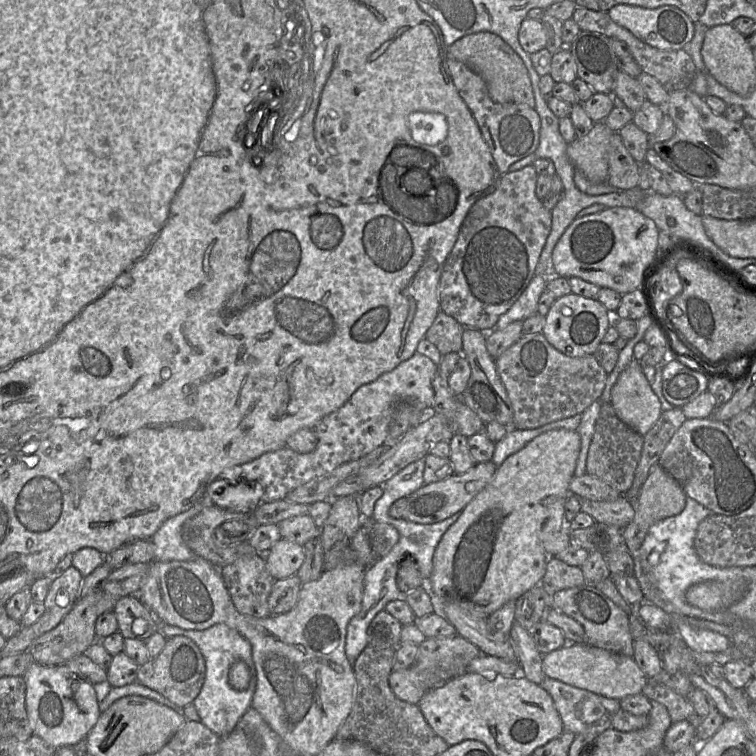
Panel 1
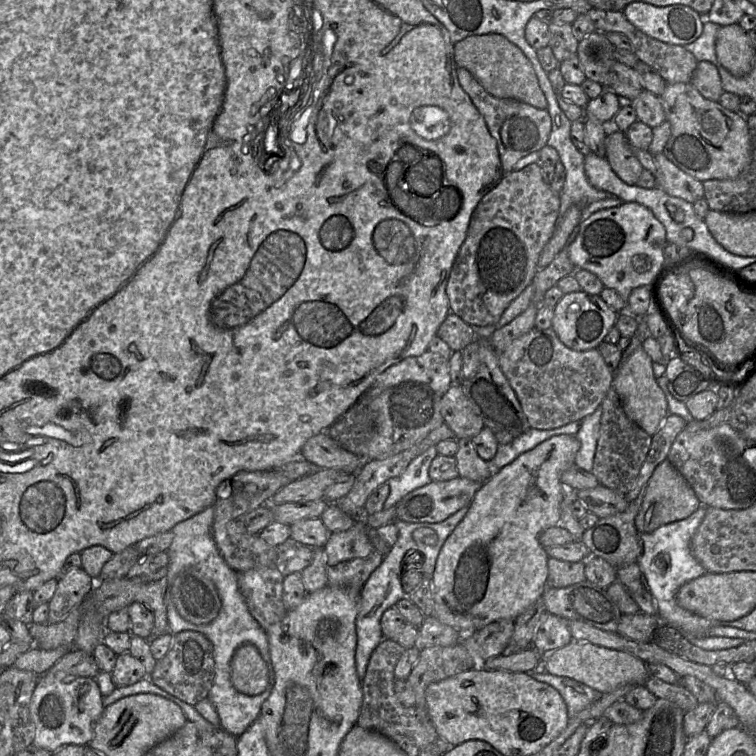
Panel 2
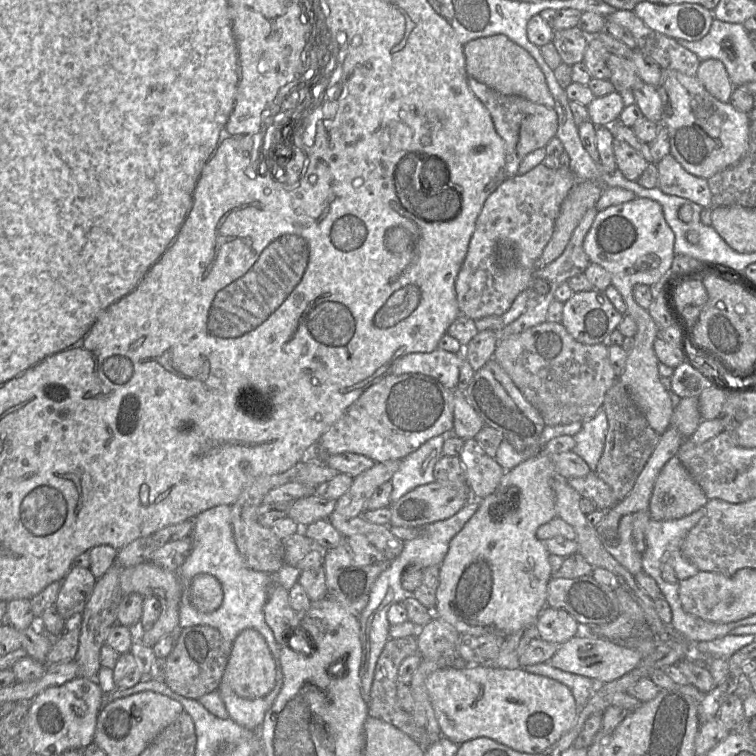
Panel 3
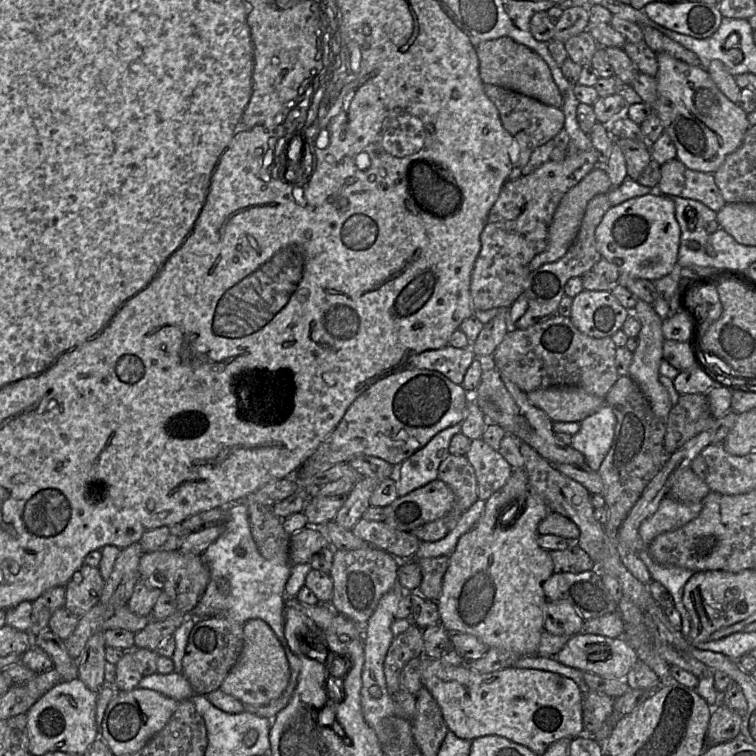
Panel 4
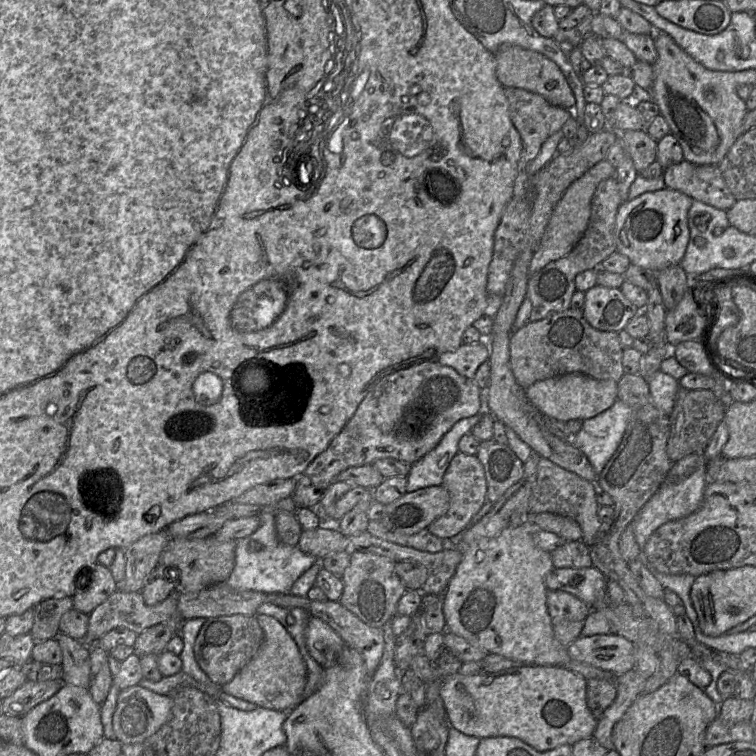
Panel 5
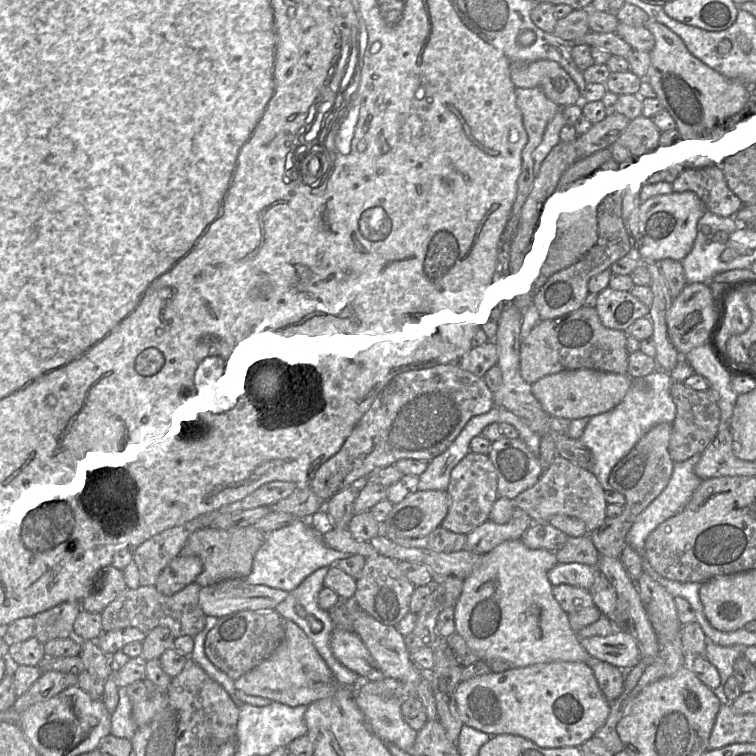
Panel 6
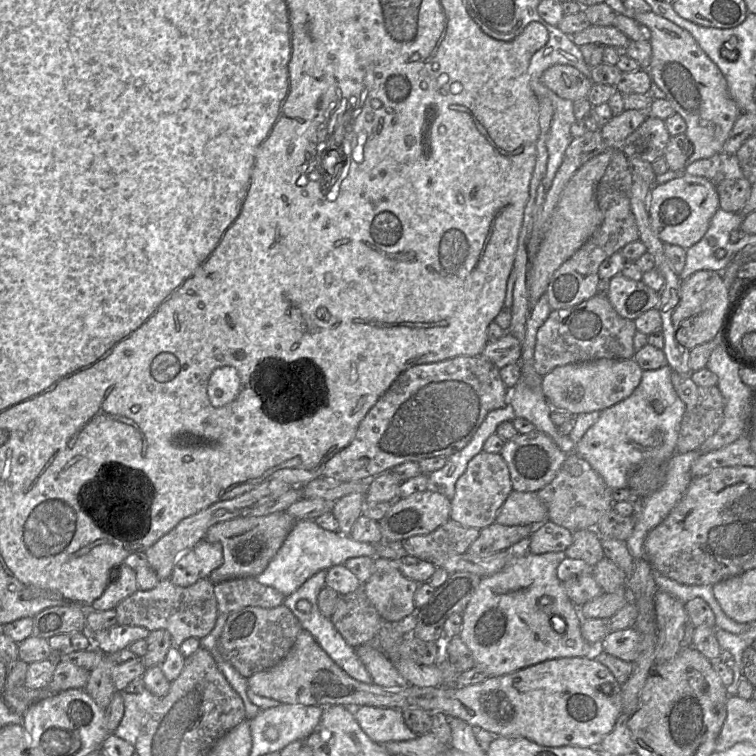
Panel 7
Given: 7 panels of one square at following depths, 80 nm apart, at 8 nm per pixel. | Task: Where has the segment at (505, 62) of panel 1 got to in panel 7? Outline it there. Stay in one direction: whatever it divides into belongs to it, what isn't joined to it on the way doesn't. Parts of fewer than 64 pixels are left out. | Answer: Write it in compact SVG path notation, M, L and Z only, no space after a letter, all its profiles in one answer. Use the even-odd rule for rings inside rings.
M556 64L545 70L541 82L559 97L571 101L586 98L593 82L569 65Z

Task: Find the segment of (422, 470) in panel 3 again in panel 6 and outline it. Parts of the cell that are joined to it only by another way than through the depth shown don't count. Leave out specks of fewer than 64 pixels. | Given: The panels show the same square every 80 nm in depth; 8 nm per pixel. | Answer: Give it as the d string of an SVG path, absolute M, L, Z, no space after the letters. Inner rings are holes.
M494 406L487 413L473 417L445 452L428 461L427 469L419 476L418 490L446 491L451 471L471 452L471 440L481 435L488 425L499 423L503 409Z

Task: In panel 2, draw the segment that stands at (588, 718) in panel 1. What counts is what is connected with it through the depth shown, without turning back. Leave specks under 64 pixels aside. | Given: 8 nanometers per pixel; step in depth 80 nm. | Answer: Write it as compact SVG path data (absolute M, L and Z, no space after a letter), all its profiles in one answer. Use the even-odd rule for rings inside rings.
M535 668L526 673L535 680L552 686L560 693L566 704L569 719L602 695L598 690L568 677L537 672Z

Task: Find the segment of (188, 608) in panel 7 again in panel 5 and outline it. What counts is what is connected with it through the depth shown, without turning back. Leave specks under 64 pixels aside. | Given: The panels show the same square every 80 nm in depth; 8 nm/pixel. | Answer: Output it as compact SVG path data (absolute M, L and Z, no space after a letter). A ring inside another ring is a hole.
M117 590L89 614L87 633L81 641L85 644L96 643L104 634L116 628L126 628L140 634L159 623L165 623L171 626L174 631L178 631L185 621L178 611L178 598L178 592L173 592L164 601L149 606L145 603L140 591L122 592Z

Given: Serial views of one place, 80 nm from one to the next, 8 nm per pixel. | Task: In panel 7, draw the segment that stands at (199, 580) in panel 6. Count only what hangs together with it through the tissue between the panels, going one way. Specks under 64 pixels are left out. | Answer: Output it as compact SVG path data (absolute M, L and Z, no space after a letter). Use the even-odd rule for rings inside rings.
M286 511L266 516L239 516L211 526L203 540L222 546L223 562L208 576L214 584L239 578L256 577L261 574L281 548L296 520Z

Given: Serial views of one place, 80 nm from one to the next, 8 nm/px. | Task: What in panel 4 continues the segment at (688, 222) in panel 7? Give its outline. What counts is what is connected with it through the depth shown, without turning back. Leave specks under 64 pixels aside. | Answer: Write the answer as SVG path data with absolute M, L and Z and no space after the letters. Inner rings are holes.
M648 193L611 207L596 228L595 239L602 258L618 266L617 283L627 288L630 279L654 281L676 271L680 234L673 199Z

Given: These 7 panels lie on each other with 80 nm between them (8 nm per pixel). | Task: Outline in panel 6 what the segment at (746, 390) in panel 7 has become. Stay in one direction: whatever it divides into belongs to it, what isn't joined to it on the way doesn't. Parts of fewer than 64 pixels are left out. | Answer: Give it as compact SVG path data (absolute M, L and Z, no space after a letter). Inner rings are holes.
M709 344L693 348L684 358L696 374L708 381L709 389L717 396L721 412L719 429L729 428L729 420L738 398L731 385L732 377L736 377L736 373Z

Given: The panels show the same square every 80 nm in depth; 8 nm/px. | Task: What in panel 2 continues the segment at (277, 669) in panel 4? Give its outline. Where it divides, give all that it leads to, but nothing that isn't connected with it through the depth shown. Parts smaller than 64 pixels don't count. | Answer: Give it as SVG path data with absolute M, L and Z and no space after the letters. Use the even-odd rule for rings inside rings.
M244 644L235 651L231 660L231 683L246 696L259 695L268 688L268 665L253 644Z

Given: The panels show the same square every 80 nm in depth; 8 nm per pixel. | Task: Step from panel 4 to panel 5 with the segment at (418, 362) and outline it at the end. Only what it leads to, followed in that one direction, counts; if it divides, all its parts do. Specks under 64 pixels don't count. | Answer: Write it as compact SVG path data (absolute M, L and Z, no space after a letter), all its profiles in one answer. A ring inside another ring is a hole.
M485 340L470 345L462 344L457 350L440 354L436 360L452 367L460 375L473 379L479 366L488 361L490 344Z

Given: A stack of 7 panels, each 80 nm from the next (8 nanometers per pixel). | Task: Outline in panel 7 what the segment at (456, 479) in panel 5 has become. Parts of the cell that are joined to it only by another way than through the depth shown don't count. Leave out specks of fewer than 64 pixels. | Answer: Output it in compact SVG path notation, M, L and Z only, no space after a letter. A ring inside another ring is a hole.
M482 451L469 461L465 472L456 482L455 495L450 500L450 519L465 527L487 527L496 522L498 510L512 490L509 468L500 453Z

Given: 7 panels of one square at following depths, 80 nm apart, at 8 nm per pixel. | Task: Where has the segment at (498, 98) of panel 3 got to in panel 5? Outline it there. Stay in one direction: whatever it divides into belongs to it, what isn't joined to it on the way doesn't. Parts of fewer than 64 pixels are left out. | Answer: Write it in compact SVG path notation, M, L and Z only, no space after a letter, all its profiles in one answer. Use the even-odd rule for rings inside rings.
M506 87L505 95L509 103L511 121L519 132L522 140L522 152L518 162L518 175L514 183L514 197L524 197L530 192L530 180L527 167L538 155L543 143L555 132L560 131L570 118L570 111L550 104L539 94L514 87Z

